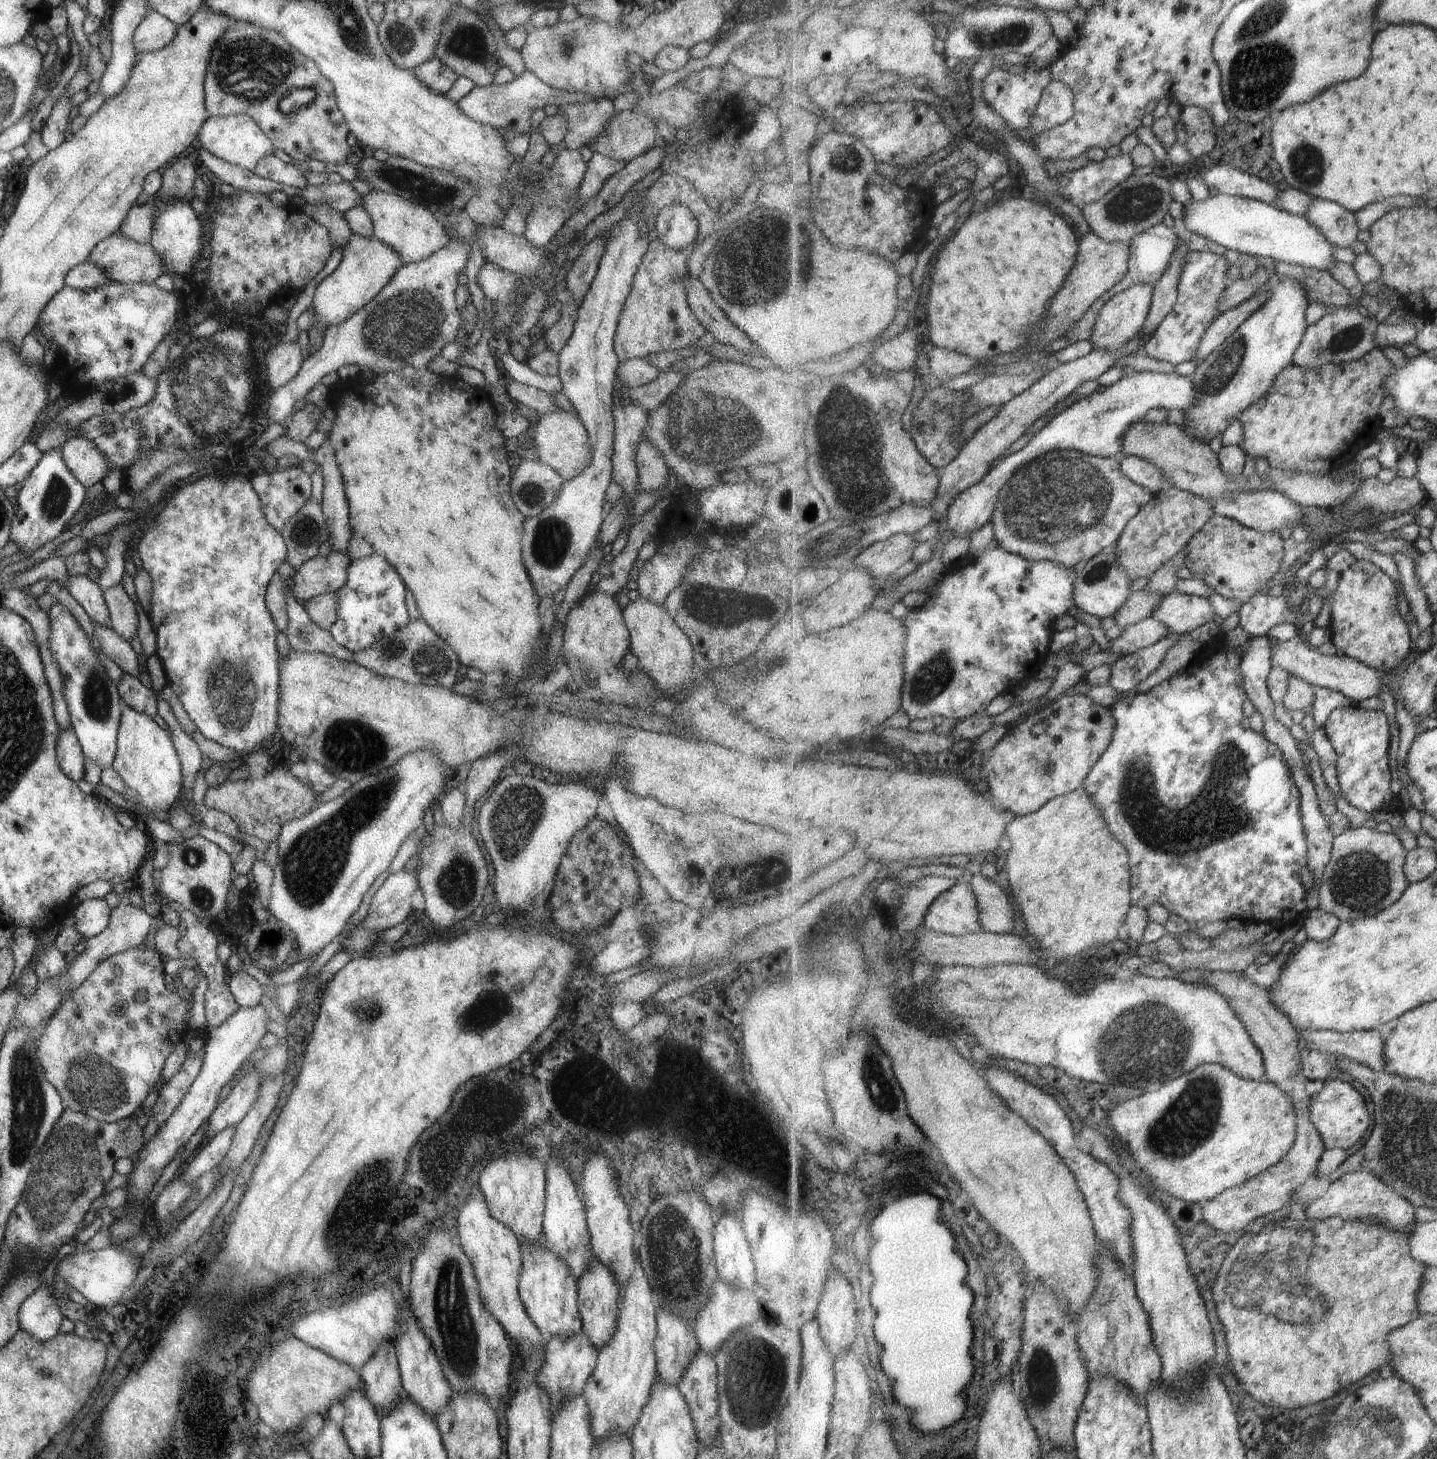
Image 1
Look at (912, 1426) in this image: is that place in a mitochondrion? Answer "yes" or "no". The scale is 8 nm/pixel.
no

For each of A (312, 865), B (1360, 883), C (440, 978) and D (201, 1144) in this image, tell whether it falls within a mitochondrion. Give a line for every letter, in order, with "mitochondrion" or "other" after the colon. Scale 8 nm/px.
A: mitochondrion
B: mitochondrion
C: other
D: other

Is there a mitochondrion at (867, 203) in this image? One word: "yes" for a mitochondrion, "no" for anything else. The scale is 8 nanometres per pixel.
no

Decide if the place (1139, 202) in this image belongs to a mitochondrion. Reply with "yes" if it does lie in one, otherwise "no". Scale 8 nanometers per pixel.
yes

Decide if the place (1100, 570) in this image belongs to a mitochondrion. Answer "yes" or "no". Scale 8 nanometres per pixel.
yes

